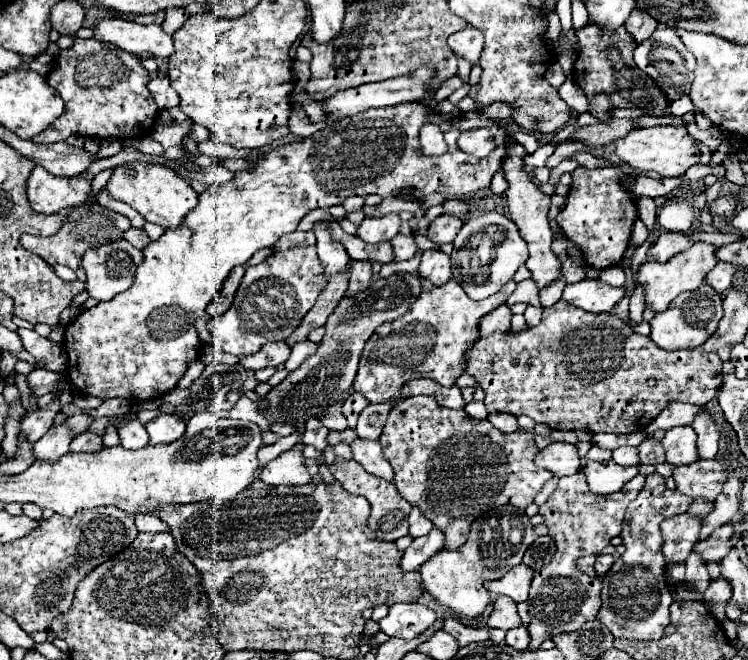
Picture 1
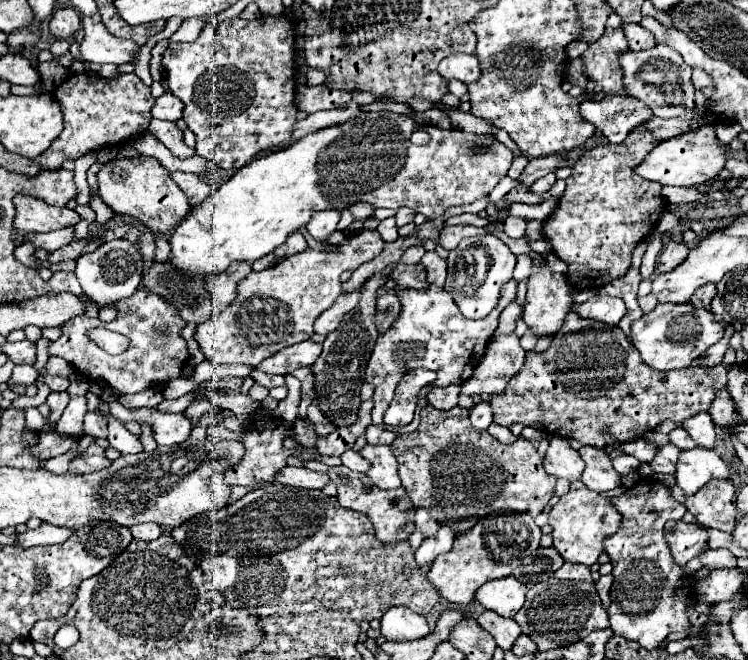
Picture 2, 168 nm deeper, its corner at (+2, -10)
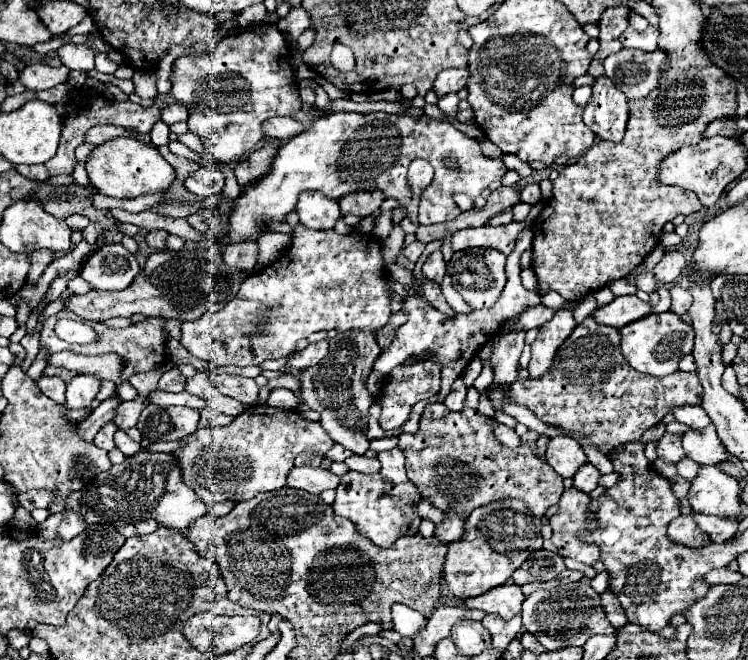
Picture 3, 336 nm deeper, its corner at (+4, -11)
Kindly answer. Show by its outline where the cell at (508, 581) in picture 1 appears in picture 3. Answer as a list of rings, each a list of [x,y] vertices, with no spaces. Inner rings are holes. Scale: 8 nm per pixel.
[[[504,583],[492,591],[486,591],[484,595],[466,599],[464,605],[468,609],[482,609],[486,613],[496,613],[502,619],[512,619],[514,615],[520,613],[522,601],[524,601],[524,595],[520,587],[514,583]]]

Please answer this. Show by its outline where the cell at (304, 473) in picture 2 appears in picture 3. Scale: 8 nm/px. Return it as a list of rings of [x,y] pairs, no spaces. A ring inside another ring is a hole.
[[[294,466],[288,475],[288,487],[308,491],[312,495],[320,495],[326,489],[334,489],[340,485],[340,477],[332,471],[320,467]]]

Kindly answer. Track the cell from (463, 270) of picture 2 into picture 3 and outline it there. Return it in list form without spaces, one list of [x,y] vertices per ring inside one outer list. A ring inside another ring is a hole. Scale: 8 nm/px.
[[[472,249],[454,253],[450,261],[450,277],[452,285],[462,293],[464,301],[472,309],[492,307],[506,283],[506,257],[496,249]]]

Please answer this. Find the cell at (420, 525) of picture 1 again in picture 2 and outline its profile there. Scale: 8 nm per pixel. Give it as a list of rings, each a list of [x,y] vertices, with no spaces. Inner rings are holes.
[[[418,508],[416,510],[416,520],[414,520],[414,526],[418,532],[422,532],[424,536],[430,536],[430,534],[436,534],[436,530],[440,528],[440,524],[430,518],[430,514],[424,510],[424,508]]]

